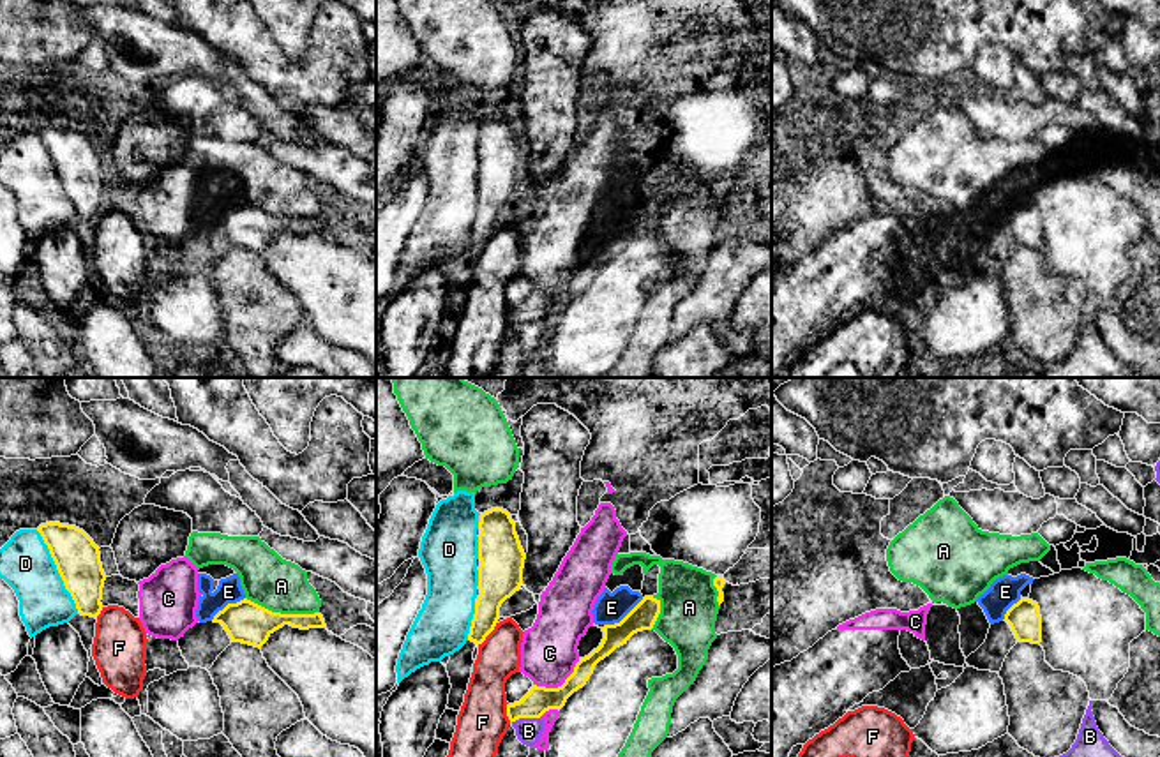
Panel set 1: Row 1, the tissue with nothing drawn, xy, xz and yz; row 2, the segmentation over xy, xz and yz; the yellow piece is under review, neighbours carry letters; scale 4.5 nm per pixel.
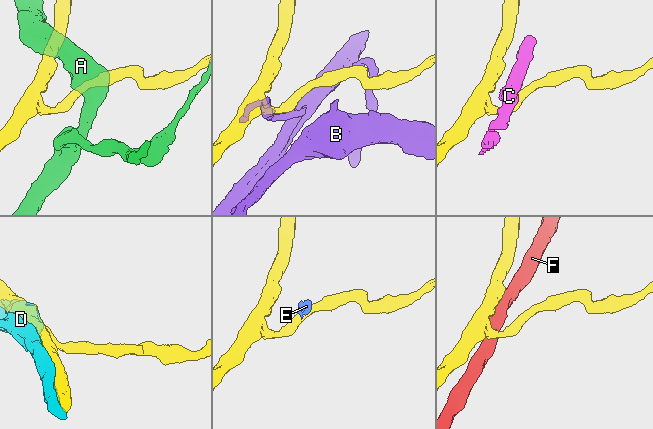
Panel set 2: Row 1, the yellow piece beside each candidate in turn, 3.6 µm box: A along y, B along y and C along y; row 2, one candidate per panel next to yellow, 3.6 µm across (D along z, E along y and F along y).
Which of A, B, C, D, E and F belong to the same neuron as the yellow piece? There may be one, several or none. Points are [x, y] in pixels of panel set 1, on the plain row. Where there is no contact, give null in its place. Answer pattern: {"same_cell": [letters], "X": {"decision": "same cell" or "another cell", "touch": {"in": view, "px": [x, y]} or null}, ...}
{"same_cell": [], "A": {"decision": "another cell", "touch": {"in": "xy", "px": [283, 219]}}, "B": {"decision": "another cell", "touch": {"in": "xz", "px": [527, 322]}}, "C": {"decision": "another cell", "touch": {"in": "xz", "px": [562, 290]}}, "D": {"decision": "another cell", "touch": {"in": "xy", "px": [59, 177]}}, "E": {"decision": "another cell", "touch": {"in": "xz", "px": [625, 221]}}, "F": {"decision": "another cell", "touch": {"in": "xz", "px": [489, 237]}}}

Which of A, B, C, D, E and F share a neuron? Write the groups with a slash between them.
A / B / C / D / E / F

